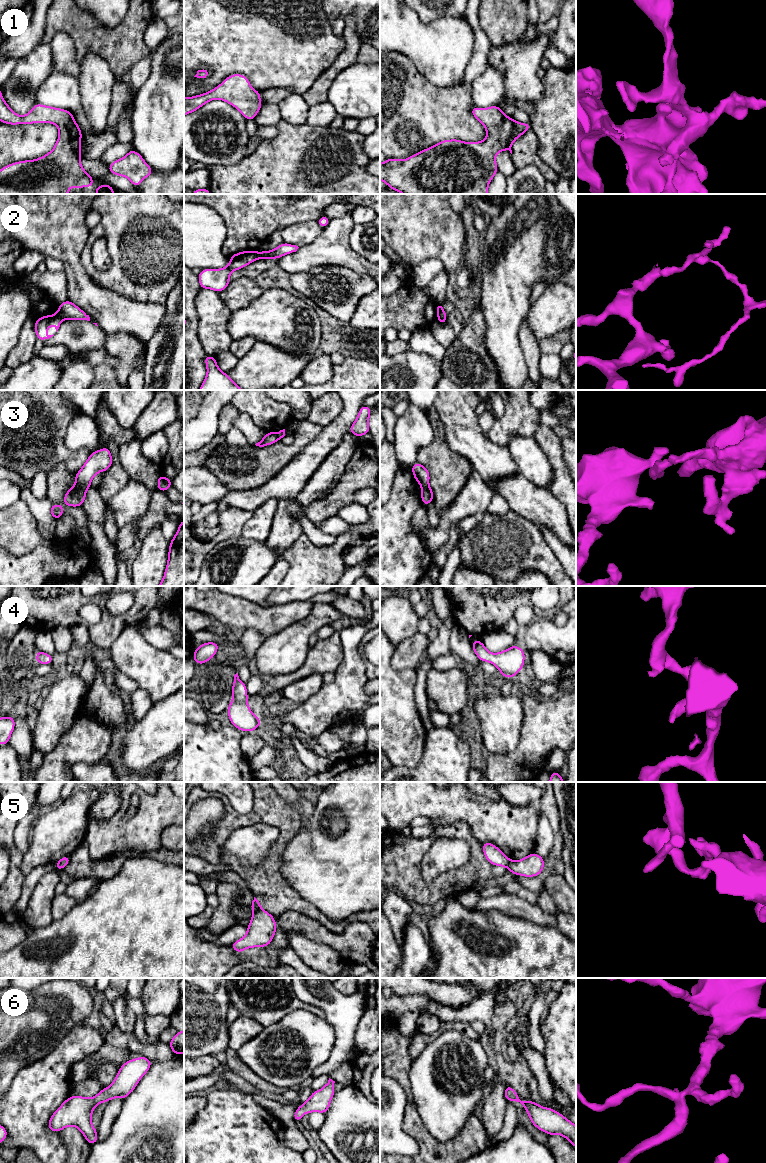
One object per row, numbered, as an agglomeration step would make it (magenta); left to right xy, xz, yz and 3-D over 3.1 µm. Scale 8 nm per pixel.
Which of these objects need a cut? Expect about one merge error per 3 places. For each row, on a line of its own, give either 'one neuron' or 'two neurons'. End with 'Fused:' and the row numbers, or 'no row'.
1: one neuron
2: two neurons
3: two neurons
4: one neuron
5: two neurons
6: one neuron
Fused: 2, 3, 5

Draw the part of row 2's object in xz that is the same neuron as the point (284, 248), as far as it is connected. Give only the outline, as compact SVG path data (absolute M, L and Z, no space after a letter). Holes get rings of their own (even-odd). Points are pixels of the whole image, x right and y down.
M282 243L277 248L271 251L257 252L257 259L278 259L286 254L294 253L299 247L296 245Z

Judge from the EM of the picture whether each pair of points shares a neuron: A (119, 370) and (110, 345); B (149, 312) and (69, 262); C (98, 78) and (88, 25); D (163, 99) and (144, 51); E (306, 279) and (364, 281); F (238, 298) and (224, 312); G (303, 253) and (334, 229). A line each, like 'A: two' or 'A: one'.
A: one
B: one
C: two
D: two
E: one
F: two
G: one

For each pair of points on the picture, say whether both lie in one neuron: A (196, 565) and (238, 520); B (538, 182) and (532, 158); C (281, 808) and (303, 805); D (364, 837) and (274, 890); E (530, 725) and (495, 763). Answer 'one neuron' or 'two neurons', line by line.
A: one neuron
B: two neurons
C: two neurons
D: two neurons
E: one neuron

